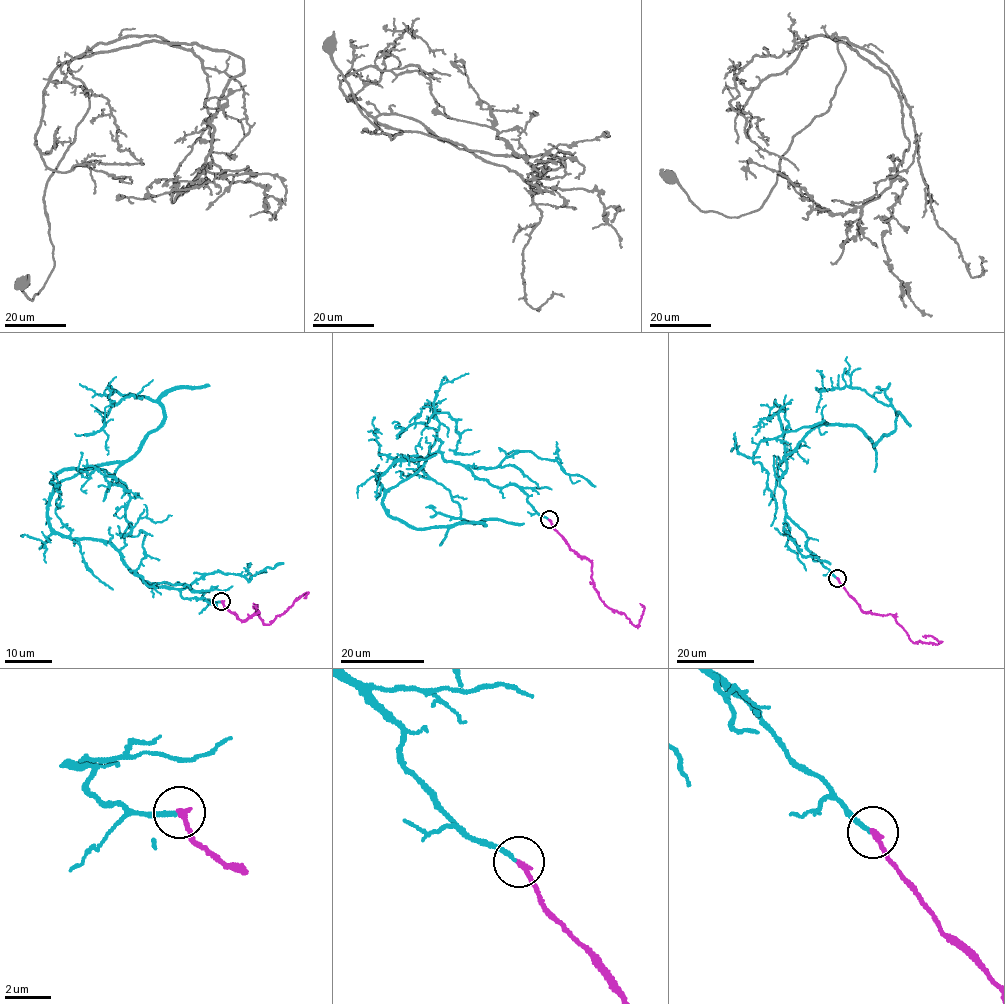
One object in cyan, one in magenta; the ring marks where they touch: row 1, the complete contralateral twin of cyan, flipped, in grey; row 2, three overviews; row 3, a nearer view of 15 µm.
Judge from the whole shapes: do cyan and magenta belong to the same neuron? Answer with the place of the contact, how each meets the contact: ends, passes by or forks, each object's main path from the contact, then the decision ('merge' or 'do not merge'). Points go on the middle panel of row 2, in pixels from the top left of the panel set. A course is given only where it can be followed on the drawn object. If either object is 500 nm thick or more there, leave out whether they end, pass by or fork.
(549, 519) | cyan ends | magenta ends | cyan via (548, 519), (438, 451), (380, 475), (392, 516), (484, 525), (419, 467), (421, 437) | magenta via (549, 520), (576, 553), (592, 563), (593, 588), (607, 607), (622, 612), (635, 626), (644, 609), (640, 604) | merge

